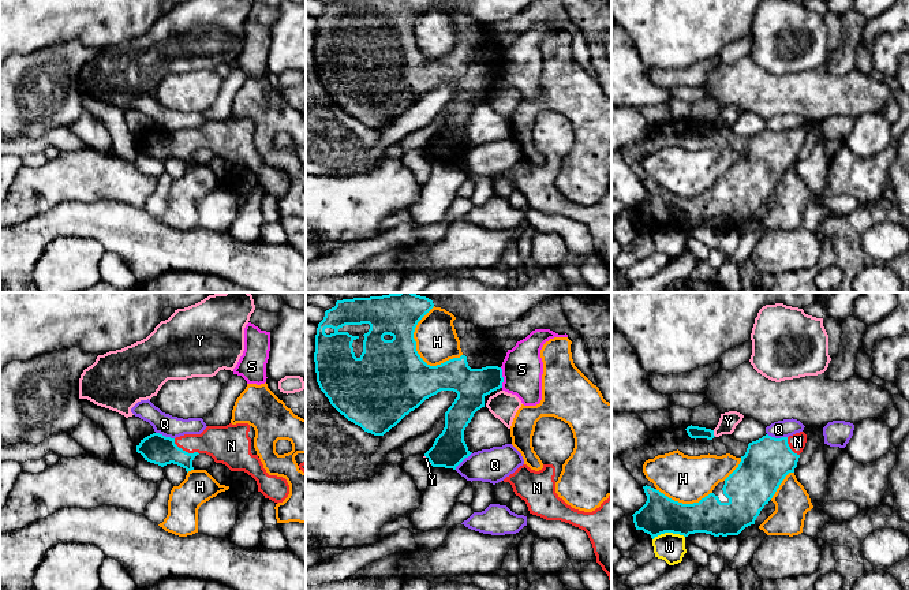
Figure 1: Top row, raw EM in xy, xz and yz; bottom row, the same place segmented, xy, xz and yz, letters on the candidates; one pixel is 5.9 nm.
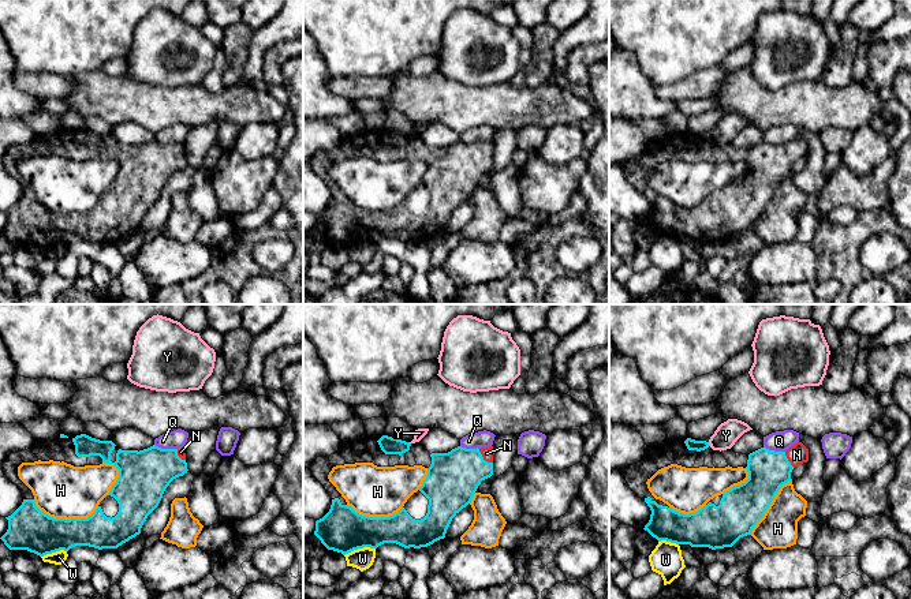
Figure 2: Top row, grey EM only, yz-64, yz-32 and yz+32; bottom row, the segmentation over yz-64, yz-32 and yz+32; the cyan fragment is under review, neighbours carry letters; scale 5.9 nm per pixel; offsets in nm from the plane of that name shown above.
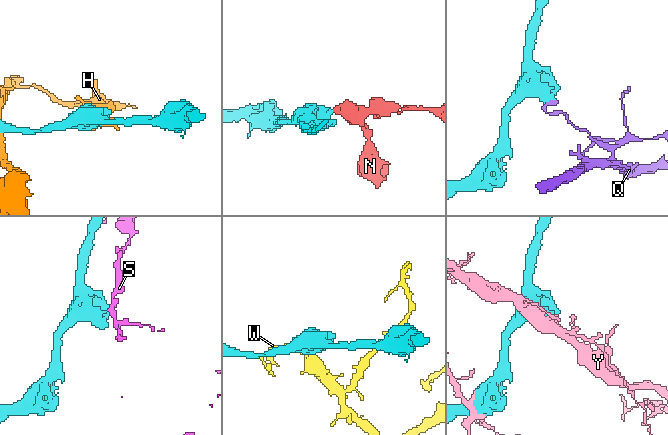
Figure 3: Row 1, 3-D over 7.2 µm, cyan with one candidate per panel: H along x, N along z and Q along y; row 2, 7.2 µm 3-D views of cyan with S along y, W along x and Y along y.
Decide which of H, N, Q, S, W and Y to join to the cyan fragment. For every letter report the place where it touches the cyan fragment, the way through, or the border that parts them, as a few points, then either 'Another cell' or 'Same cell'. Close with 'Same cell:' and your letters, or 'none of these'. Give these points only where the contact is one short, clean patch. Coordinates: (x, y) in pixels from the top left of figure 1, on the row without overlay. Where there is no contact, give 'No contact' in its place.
H: Touches cyan at xz (412, 30). Another cell
N: Touches cyan at xy (184, 145). Path across: xy (156, 142), (163, 145), (184, 145), (193, 138), (225, 138). Same cell
Q: Touches cyan at yz (777, 133). Boundary: yz (767, 127), (775, 131), (786, 131). Another cell
S: Touches cyan at xz (502, 71). Another cell
W: Touches cyan at yz (668, 226). Another cell
Y: Touches cyan at yz (713, 127). Another cell
Same cell: N

